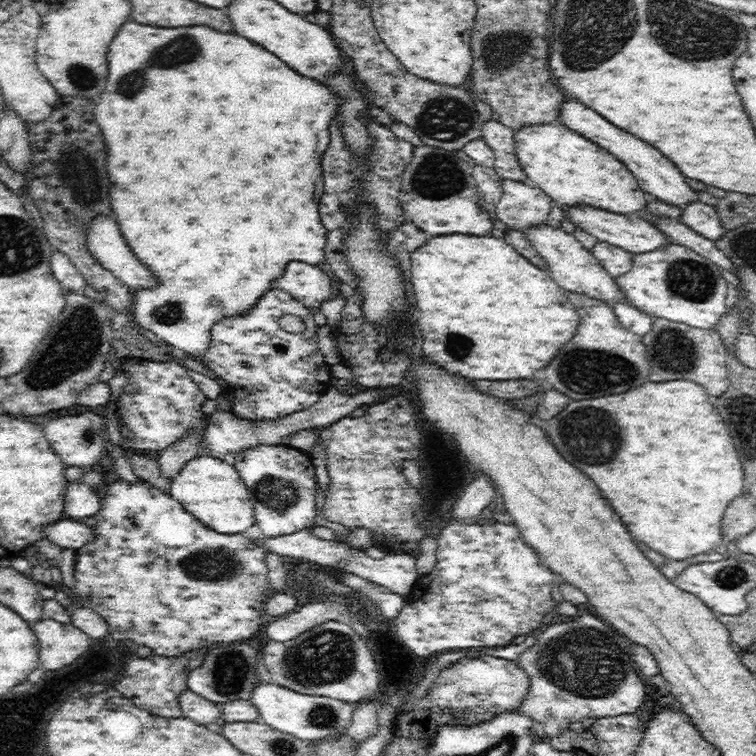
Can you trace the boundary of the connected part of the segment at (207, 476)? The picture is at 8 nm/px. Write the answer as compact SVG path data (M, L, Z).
M208 454L190 460L172 480L171 494L188 512L192 512L202 524L221 534L245 532L256 524L248 488L232 464L212 458Z

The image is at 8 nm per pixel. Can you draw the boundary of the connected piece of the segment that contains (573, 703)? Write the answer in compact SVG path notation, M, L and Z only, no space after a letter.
M590 614L576 616L569 622L548 624L536 633L534 646L527 648L516 660L517 665L529 676L529 691L519 711L532 719L529 733L534 742L550 743L552 738L564 734L572 722L581 722L582 718L634 714L638 710L646 692L640 676L632 668L634 660L628 656L630 644L608 622Z

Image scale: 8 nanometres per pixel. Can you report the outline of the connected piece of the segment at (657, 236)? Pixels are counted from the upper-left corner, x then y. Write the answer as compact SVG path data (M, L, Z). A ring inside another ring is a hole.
M574 206L574 208L564 208L564 218L567 217L576 227L586 231L599 241L607 242L610 245L618 246L628 252L639 254L656 250L660 246L667 244L662 231L648 219L636 218L636 216L624 216L624 214L614 214L608 210L596 210L592 206Z

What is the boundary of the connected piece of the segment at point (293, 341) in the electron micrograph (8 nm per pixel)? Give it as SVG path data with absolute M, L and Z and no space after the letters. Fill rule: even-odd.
M278 286L270 287L262 295L260 302L244 314L226 317L216 322L211 330L211 343L201 361L206 363L216 376L226 380L228 390L233 394L231 411L234 415L248 419L248 421L274 420L291 415L292 413L310 408L332 386L330 365L324 362L324 355L318 347L318 327L314 321L314 314L300 304L291 294ZM284 314L300 316L306 325L300 333L284 331L278 319Z

